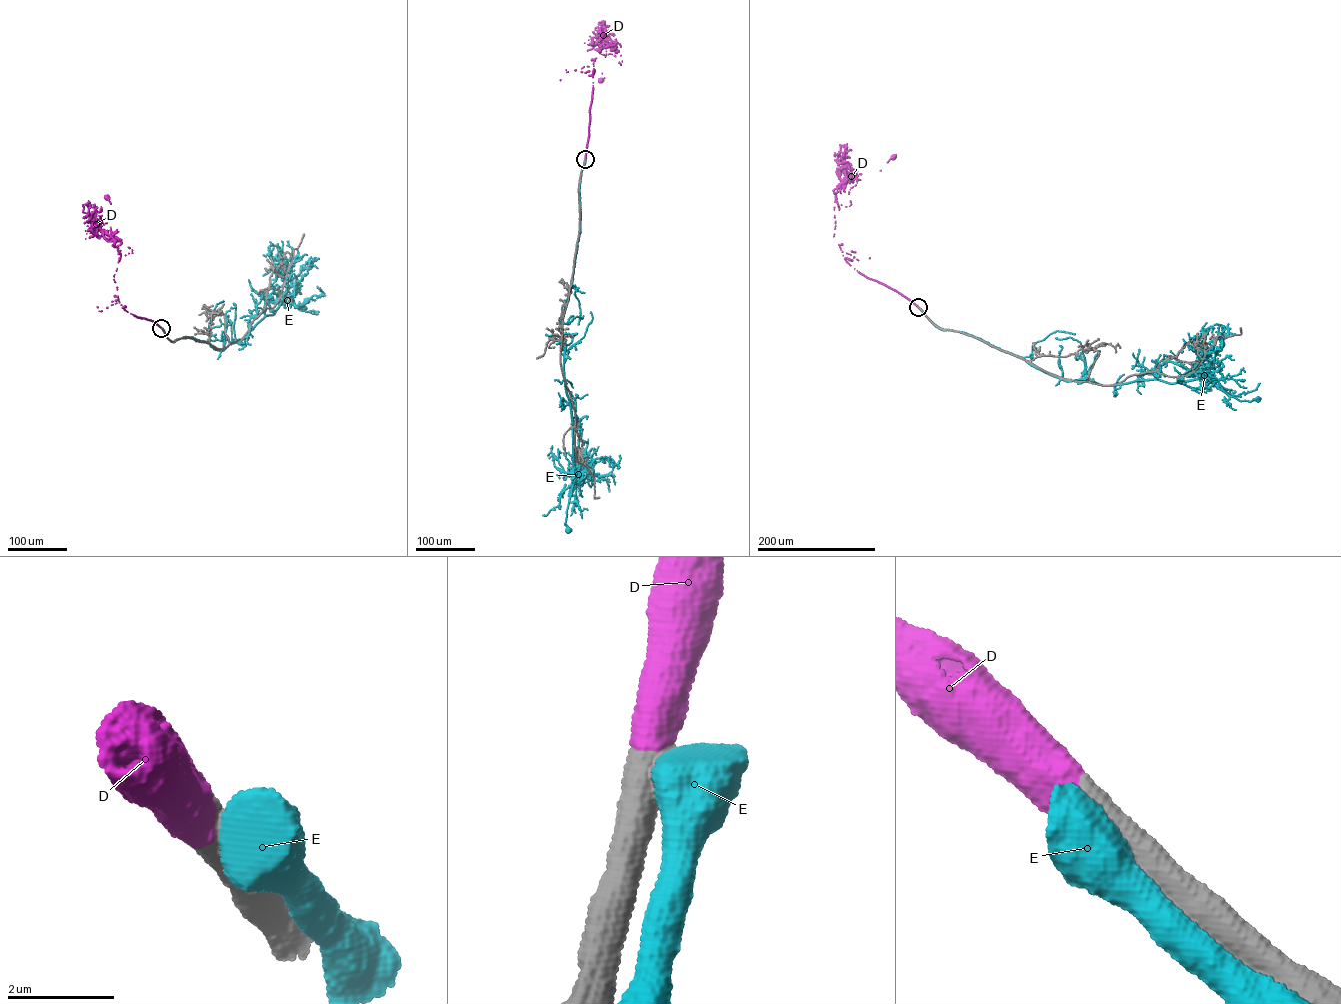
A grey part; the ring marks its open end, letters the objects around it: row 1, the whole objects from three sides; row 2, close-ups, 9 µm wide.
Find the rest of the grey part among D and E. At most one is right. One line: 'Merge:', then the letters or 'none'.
Merge: D

